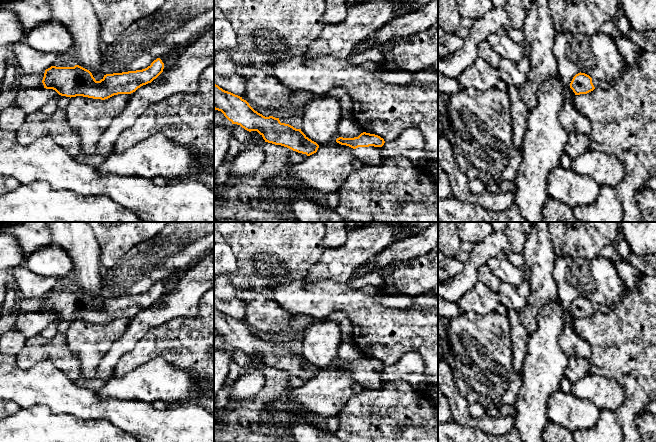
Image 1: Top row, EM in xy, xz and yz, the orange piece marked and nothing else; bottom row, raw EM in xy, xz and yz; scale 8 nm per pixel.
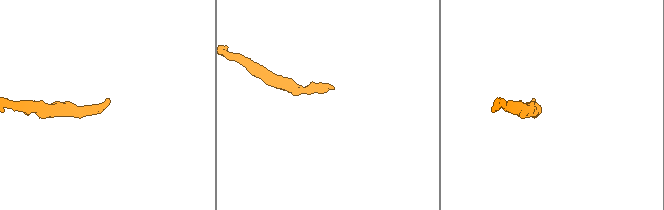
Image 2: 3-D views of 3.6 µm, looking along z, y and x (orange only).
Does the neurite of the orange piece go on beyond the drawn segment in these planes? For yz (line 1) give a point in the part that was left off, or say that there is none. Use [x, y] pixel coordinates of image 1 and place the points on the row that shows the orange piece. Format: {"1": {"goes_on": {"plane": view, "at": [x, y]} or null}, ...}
{"1": {"goes_on": {"plane": "yz", "at": [595, 82]}}}

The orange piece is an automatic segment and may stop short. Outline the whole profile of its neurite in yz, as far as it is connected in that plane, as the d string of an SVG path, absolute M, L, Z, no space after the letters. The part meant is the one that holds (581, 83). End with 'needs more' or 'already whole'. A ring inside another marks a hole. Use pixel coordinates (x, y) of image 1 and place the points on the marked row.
M580 72L573 77L570 83L570 88L573 90L575 95L580 95L593 91L598 87L598 84L599 80L591 78L589 75Z | needs more

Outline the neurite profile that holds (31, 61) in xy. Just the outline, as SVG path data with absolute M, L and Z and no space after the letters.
M26 42L13 44L10 49L15 54L20 69L24 74L40 74L54 66L59 55L35 50Z

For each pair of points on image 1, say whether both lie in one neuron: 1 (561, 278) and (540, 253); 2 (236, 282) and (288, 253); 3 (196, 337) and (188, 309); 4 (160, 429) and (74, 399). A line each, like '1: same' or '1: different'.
1: different
2: same
3: different
4: same

